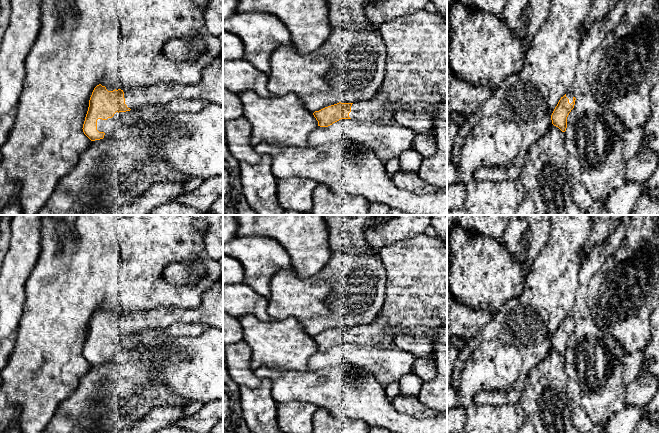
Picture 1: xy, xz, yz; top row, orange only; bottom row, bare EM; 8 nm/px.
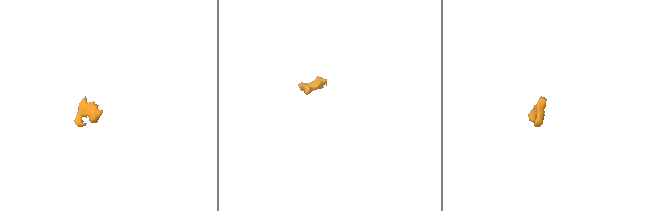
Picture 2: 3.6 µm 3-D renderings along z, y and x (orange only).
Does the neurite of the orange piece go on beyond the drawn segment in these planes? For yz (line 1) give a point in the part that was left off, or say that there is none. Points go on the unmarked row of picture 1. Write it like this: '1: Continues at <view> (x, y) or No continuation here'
1: Continues at yz (570, 320)

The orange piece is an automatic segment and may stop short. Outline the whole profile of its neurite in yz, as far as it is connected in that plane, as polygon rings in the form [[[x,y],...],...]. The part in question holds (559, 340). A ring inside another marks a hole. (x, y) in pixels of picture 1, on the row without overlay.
[[[566,317],[561,321],[551,339],[552,348],[558,351],[562,356],[566,355],[567,341],[574,332],[575,324],[576,322],[572,317]]]

